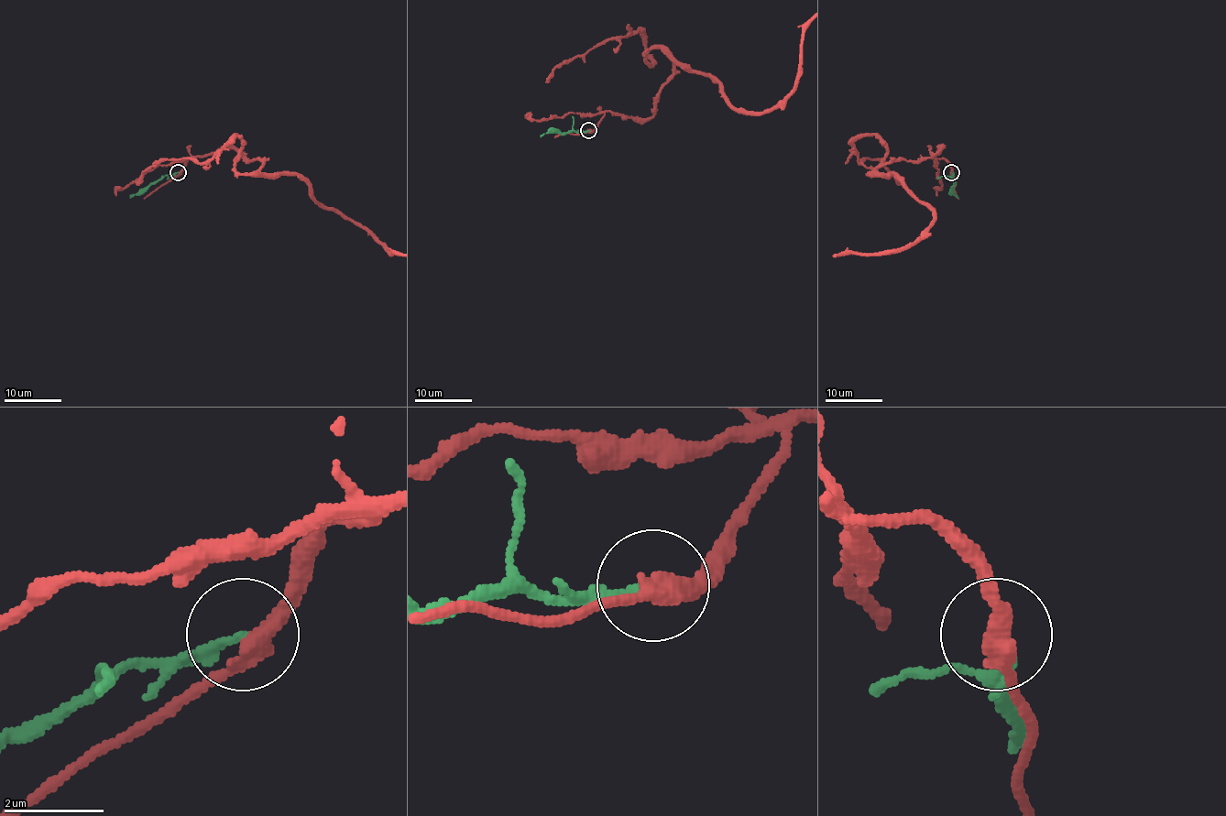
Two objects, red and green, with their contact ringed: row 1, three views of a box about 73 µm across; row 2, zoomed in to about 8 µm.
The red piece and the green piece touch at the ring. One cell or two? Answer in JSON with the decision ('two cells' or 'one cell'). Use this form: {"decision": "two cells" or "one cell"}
{"decision": "two cells"}

